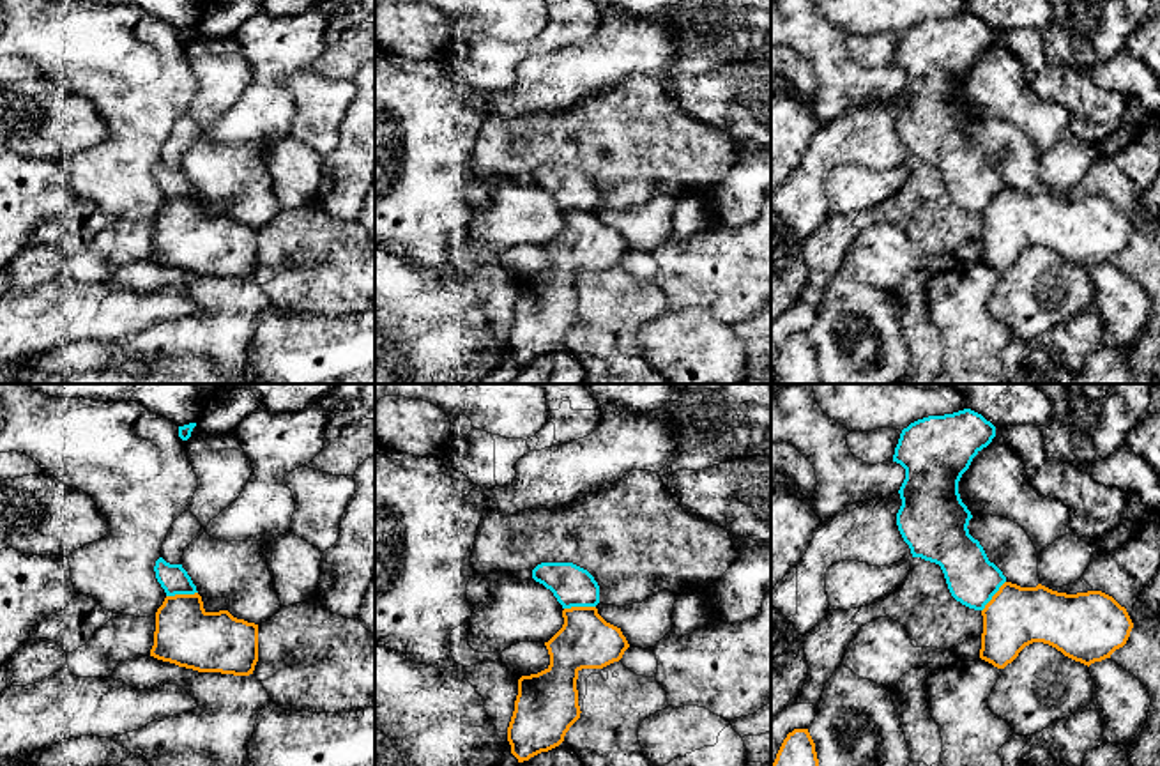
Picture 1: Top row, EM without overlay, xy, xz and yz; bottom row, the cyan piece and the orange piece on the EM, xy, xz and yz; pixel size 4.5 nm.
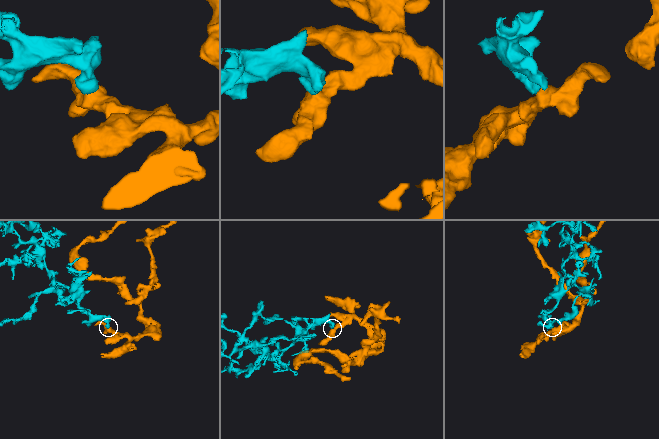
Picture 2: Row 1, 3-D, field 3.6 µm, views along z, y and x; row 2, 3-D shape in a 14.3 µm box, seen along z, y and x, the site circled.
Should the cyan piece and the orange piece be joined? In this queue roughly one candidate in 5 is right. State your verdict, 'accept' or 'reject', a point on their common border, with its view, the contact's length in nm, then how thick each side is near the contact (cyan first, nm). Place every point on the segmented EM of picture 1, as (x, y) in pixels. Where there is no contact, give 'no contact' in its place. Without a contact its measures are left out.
reject; meets cyan in xy at (181, 593); contact 150 nm long; 140 nm thick on the cyan side, 280 nm on the other

